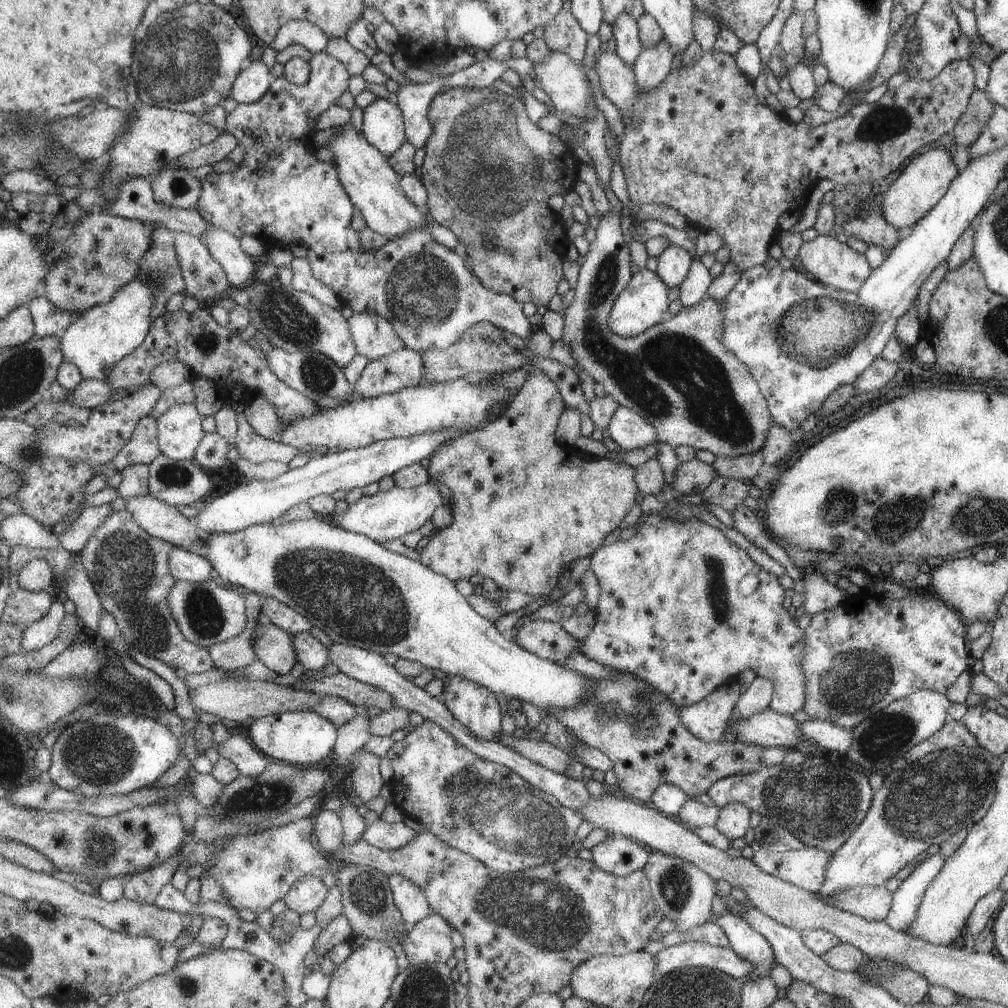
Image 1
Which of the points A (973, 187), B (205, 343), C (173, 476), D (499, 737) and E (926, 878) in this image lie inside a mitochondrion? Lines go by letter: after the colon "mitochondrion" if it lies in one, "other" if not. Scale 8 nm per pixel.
A: other
B: mitochondrion
C: mitochondrion
D: other
E: other

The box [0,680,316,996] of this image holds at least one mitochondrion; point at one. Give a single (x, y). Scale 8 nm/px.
(95, 756)

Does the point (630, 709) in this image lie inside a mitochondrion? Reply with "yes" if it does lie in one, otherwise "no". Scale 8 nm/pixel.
yes

